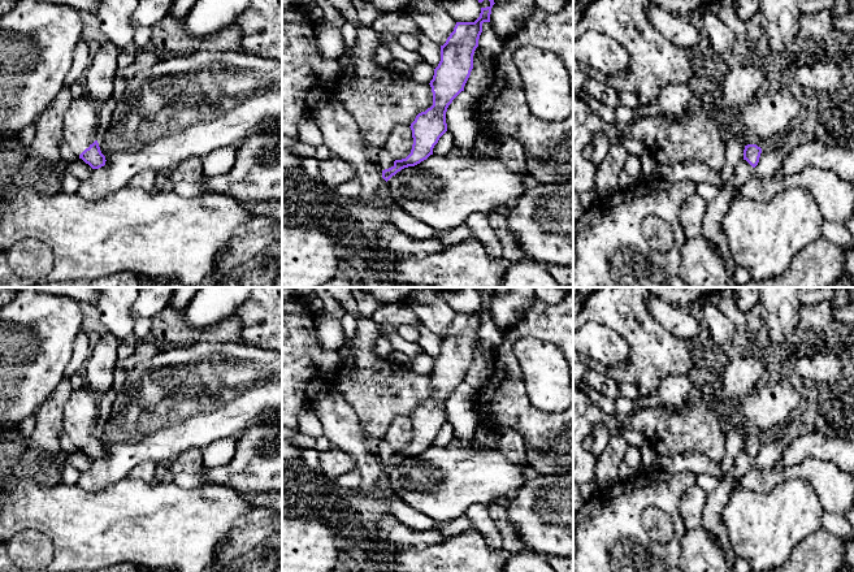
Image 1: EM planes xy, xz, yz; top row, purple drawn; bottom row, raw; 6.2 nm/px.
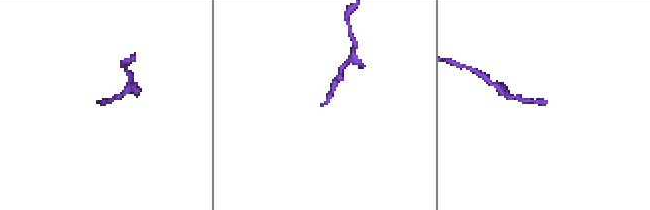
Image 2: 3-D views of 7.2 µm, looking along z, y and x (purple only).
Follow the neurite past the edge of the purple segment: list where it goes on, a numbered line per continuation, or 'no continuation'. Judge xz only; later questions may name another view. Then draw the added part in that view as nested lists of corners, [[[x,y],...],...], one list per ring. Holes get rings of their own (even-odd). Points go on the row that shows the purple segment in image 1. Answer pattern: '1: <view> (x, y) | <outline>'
1: xz (341, 135) | [[[335,94],[329,95],[313,107],[311,117],[322,133],[324,146],[355,168],[361,183],[359,200],[363,204],[381,200],[386,187],[382,169],[368,160],[365,139],[343,103]]]

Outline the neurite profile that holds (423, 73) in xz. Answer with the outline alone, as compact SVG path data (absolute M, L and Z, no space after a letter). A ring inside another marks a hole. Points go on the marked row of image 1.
M425 60L419 62L416 66L411 68L408 73L411 81L416 83L430 83L433 75L434 75L434 69Z

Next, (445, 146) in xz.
M446 131L433 148L433 155L447 156L454 153L454 140L450 131Z

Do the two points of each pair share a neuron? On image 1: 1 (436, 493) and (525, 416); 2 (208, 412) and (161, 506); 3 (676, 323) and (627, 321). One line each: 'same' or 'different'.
1: different
2: different
3: different

